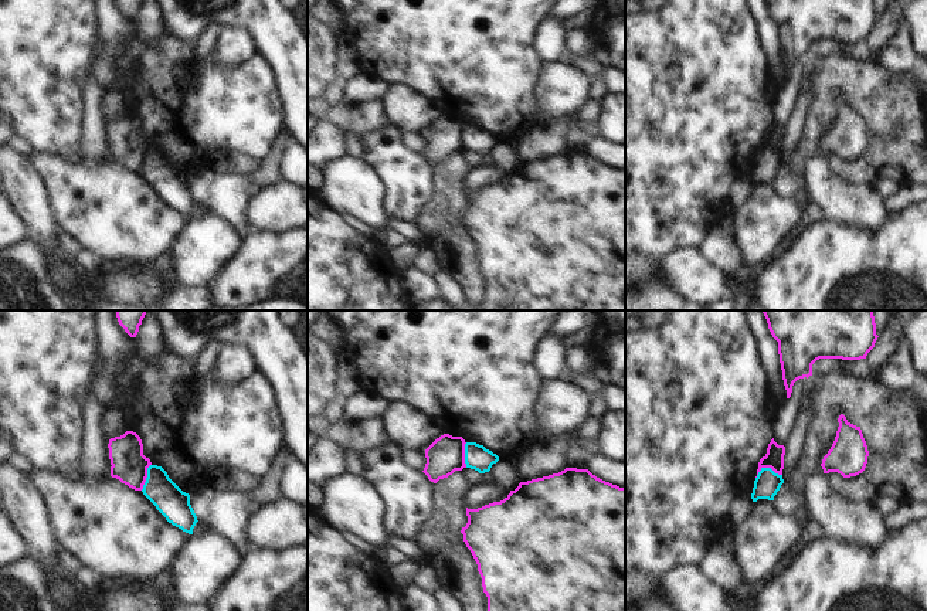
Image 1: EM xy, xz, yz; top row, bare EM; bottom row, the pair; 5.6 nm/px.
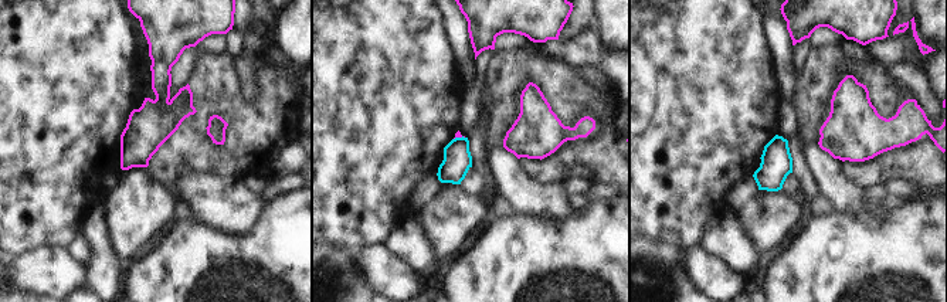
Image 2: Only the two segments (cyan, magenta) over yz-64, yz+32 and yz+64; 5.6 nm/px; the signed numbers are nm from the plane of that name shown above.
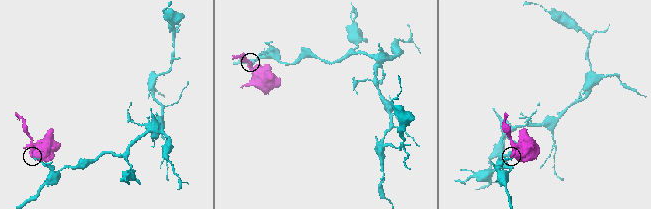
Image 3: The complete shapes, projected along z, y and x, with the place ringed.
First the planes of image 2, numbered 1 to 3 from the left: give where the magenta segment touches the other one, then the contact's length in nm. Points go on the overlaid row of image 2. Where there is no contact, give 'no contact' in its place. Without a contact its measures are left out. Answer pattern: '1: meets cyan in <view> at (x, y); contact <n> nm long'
1: no contact
2: meets cyan in yz+32 at (458, 138); contact 70 nm long
3: no contact

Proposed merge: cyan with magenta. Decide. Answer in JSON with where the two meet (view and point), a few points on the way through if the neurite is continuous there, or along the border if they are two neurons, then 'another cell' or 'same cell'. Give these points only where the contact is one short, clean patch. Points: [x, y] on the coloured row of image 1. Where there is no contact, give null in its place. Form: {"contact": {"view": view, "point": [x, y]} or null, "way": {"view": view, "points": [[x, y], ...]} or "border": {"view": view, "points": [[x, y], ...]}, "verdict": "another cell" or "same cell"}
{"contact": {"view": "yz", "point": [767, 468]}, "border": {"view": "yz", "points": [[781, 475], [770, 468], [763, 468], [756, 478]]}, "verdict": "another cell"}

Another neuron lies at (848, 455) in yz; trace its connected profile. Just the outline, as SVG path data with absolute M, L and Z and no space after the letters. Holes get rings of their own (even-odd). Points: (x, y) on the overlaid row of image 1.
M843 414L838 418L839 427L835 441L822 459L824 473L838 472L843 478L862 473L867 464L867 445L860 427L850 424Z

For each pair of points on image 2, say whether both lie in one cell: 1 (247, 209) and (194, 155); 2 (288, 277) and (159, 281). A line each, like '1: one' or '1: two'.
1: two
2: one

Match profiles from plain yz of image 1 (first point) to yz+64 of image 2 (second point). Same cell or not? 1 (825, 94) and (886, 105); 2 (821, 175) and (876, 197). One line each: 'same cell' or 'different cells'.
1: same cell
2: same cell

